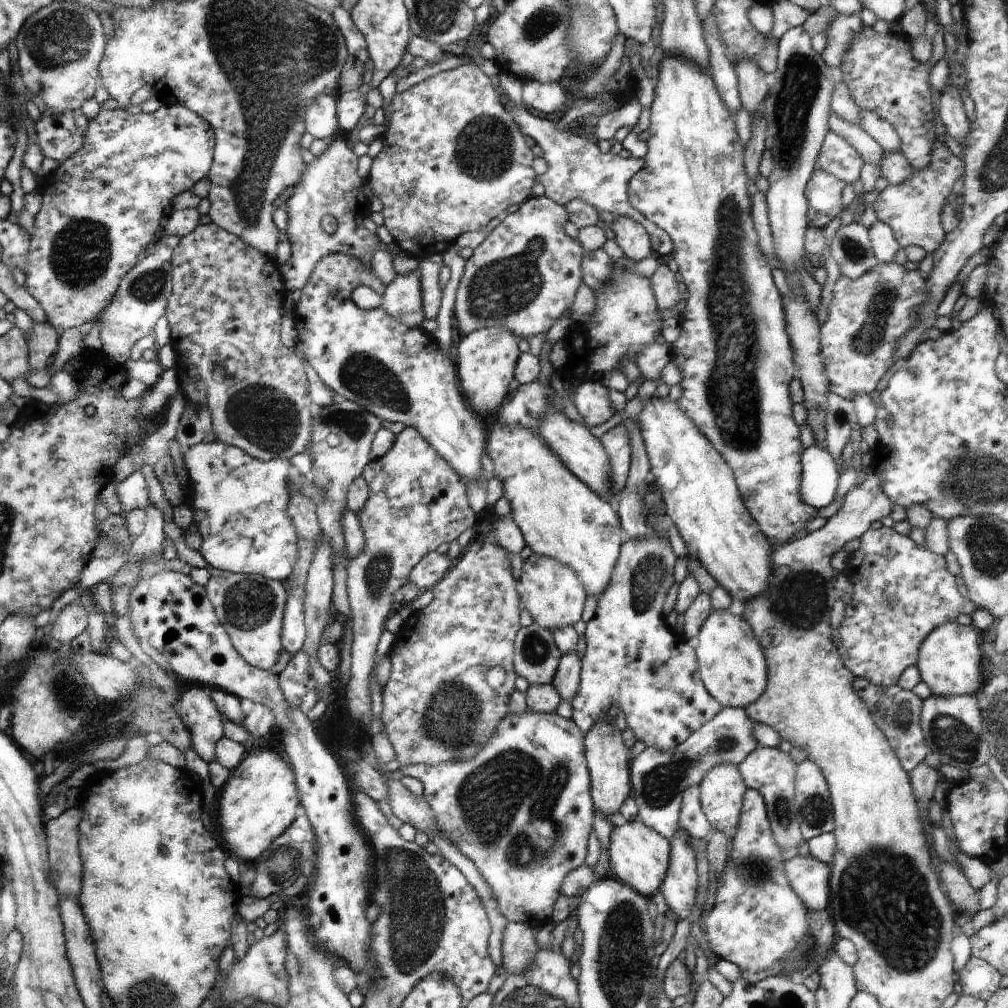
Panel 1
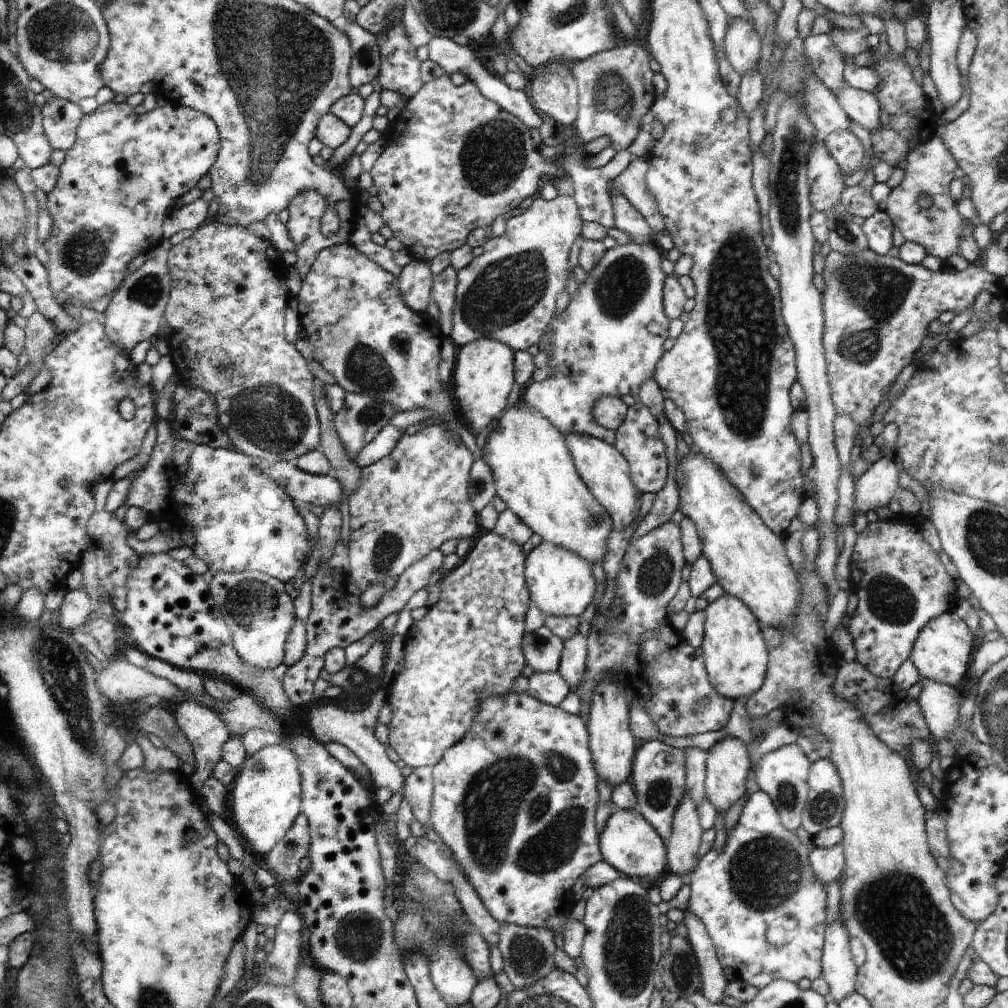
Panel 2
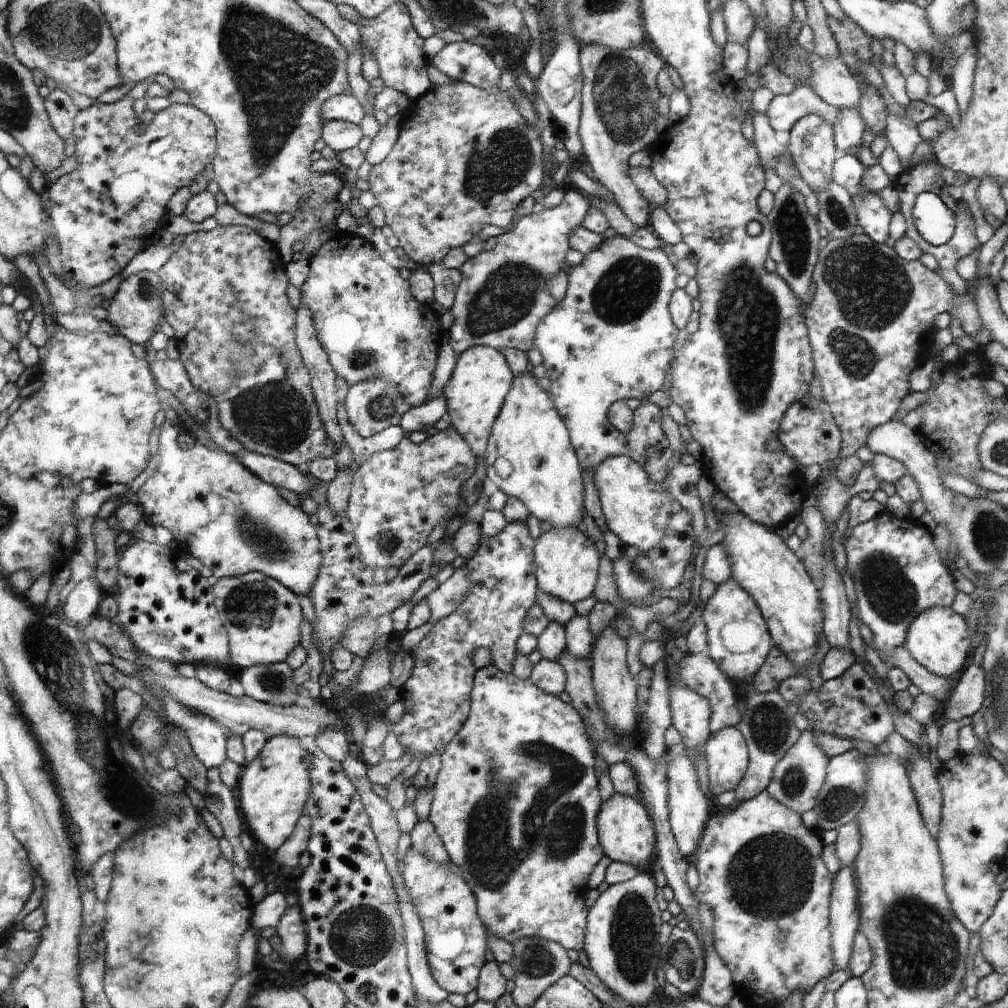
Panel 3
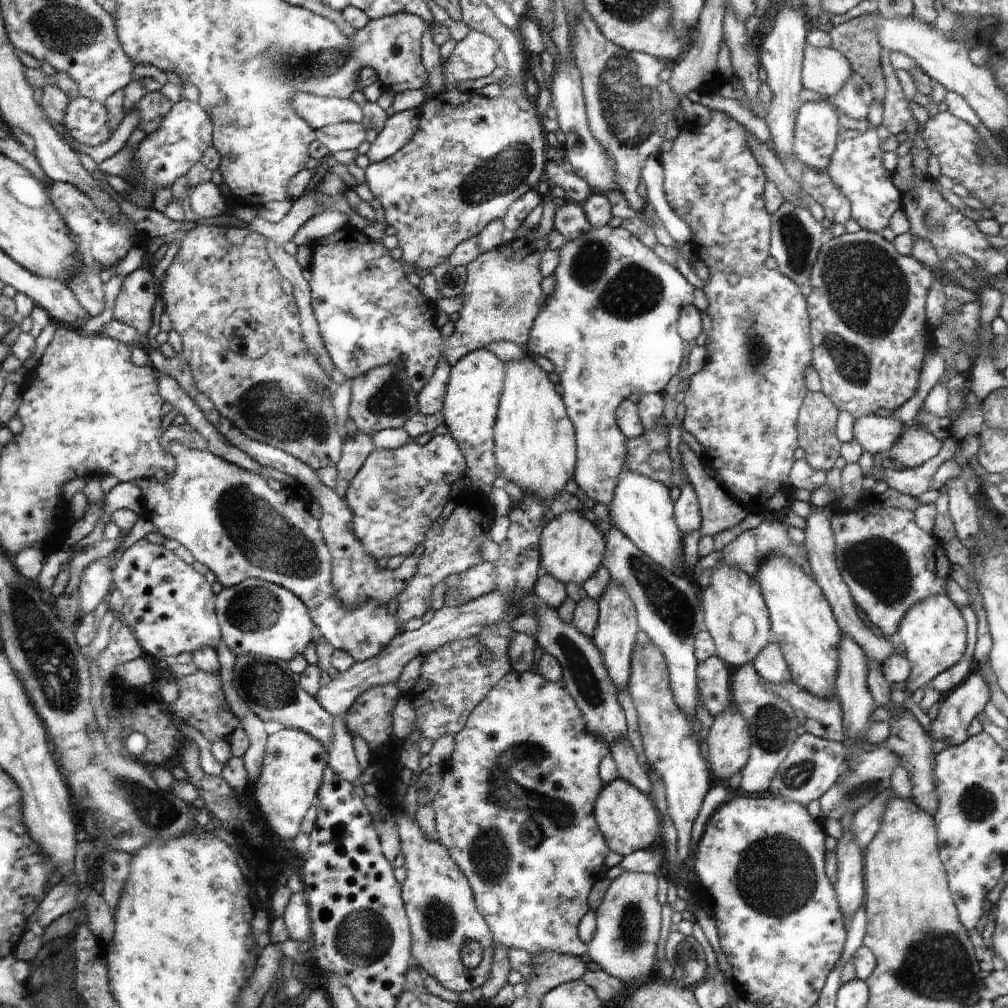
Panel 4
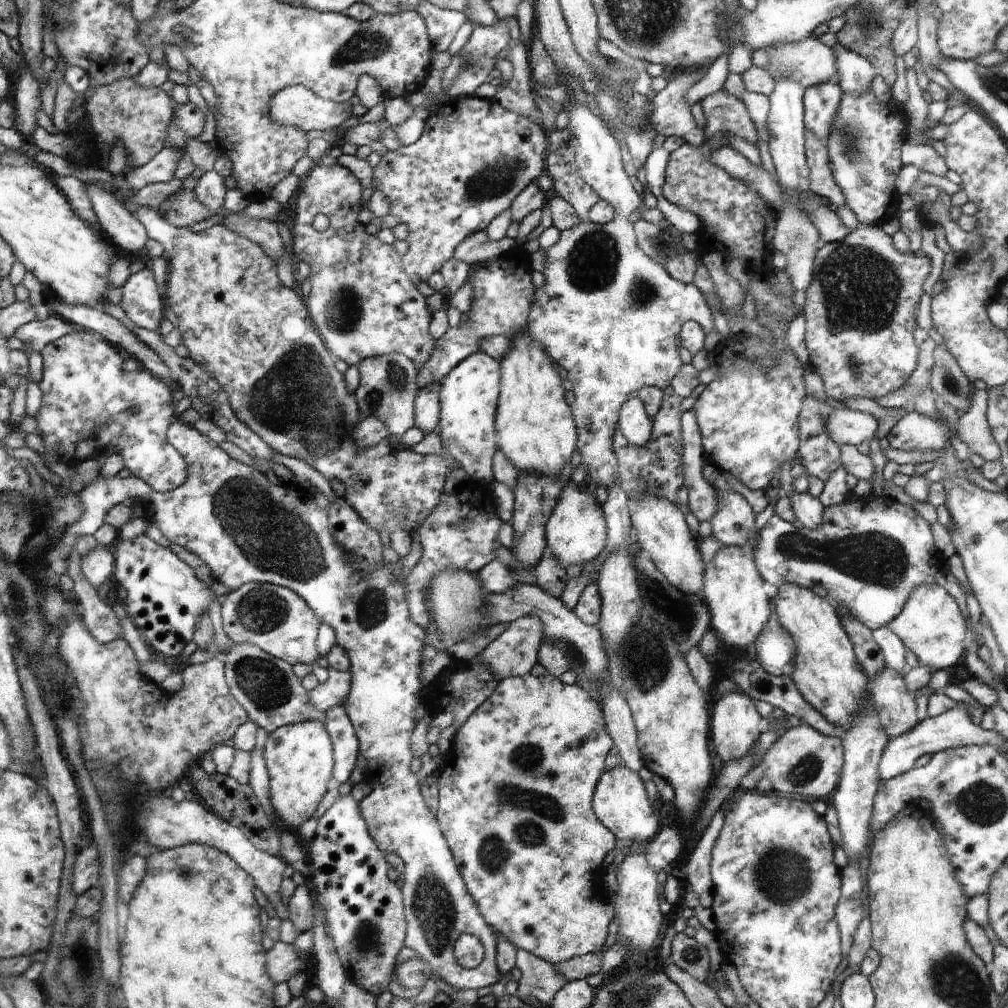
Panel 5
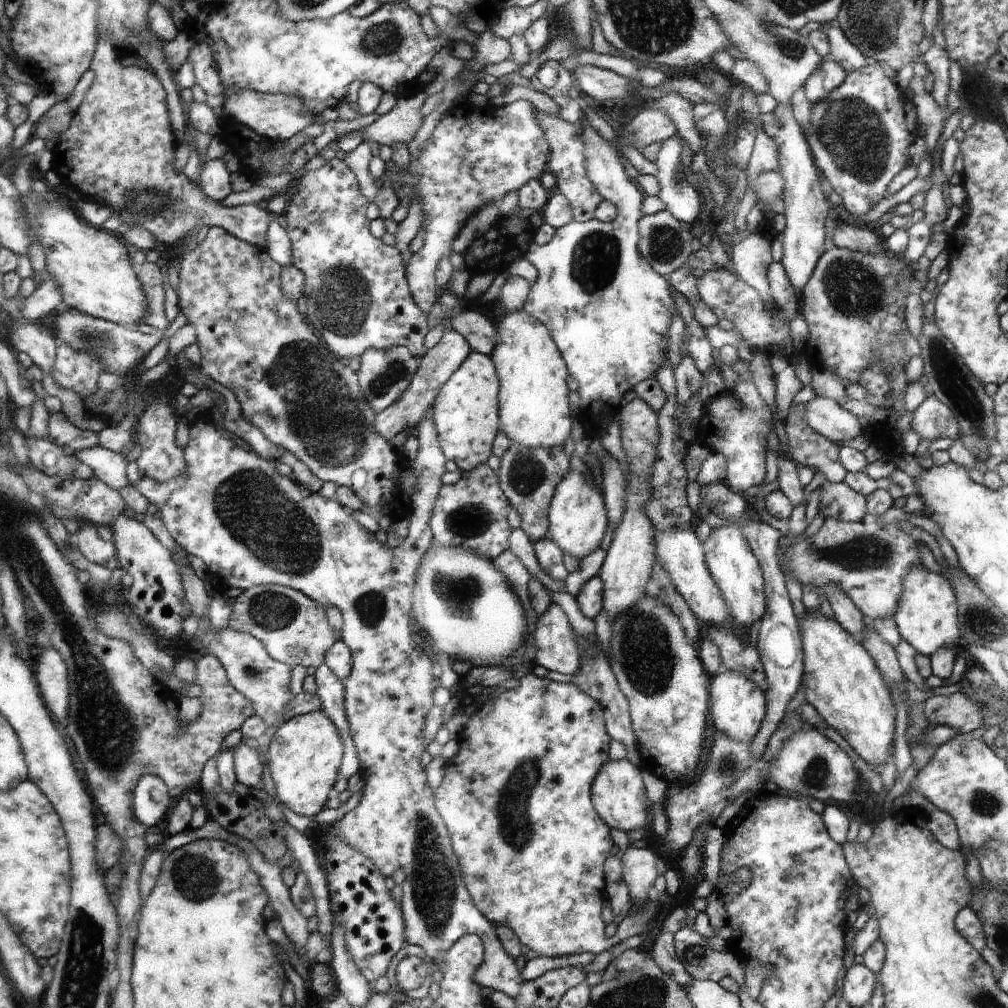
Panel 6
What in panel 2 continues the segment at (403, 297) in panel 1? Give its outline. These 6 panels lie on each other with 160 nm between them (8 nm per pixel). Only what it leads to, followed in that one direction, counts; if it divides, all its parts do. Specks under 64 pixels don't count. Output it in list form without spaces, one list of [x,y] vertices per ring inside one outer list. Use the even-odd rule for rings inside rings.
[[[412,259],[400,272],[399,289],[405,303],[413,311],[427,310],[431,301],[432,285],[433,274],[426,261]]]

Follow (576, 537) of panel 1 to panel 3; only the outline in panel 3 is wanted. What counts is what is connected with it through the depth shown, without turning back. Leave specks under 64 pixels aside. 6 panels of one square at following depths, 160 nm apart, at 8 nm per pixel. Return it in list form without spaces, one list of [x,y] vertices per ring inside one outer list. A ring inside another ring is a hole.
[[[529,371],[514,379],[513,388],[506,395],[492,428],[485,462],[487,465],[486,481],[501,490],[490,496],[485,506],[488,510],[504,510],[508,497],[514,497],[524,503],[529,514],[542,521],[551,522],[552,527],[580,527],[584,524],[582,521],[582,500],[585,500],[582,498],[582,494],[585,494],[584,486],[582,486],[583,470],[580,470],[581,463],[576,458],[576,449],[570,440],[569,427],[558,412],[558,408],[555,407],[553,398],[540,386],[536,386],[536,378]],[[500,456],[506,458],[512,465],[512,473],[508,478],[500,477],[494,469],[494,462]]]

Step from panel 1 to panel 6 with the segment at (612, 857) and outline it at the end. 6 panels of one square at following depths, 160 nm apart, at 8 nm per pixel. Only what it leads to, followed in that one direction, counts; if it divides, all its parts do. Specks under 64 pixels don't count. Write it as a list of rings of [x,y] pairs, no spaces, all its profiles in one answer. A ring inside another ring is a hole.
[[[631,758],[620,760],[608,759],[602,764],[602,772],[598,773],[598,780],[594,781],[594,804],[598,804],[598,812],[602,812],[602,820],[610,828],[617,828],[624,832],[643,829],[646,822],[646,792],[642,782],[642,771]]]

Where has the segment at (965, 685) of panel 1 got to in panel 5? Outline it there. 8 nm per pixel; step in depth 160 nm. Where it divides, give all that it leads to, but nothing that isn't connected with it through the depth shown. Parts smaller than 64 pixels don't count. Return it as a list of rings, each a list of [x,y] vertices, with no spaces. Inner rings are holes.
[[[920,583],[912,589],[908,595],[905,607],[894,620],[891,620],[887,627],[896,634],[901,643],[909,651],[914,652],[915,657],[921,662],[922,666],[930,666],[932,672],[942,669],[953,670],[958,664],[963,662],[965,656],[964,637],[968,624],[960,613],[960,608],[952,595],[937,583]]]

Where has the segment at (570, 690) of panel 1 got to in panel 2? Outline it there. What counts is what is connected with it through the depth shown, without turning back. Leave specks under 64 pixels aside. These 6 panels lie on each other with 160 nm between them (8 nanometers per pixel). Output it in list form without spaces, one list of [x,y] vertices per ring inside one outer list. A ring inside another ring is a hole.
[[[581,633],[571,636],[564,642],[564,654],[561,655],[559,673],[575,690],[585,674],[588,658],[587,638]]]

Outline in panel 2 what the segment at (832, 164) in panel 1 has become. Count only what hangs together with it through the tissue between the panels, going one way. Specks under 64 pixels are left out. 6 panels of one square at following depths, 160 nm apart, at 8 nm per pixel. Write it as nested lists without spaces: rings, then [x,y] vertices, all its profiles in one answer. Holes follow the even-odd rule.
[[[838,130],[824,137],[824,144],[842,173],[852,174],[861,165],[864,147],[852,131]]]

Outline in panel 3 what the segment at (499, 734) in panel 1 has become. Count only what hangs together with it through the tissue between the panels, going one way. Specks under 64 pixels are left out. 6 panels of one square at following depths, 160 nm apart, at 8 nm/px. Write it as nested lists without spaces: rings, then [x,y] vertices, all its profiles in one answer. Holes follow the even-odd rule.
[[[489,665],[478,669],[472,690],[472,710],[468,721],[454,735],[441,754],[441,769],[433,787],[433,802],[429,812],[430,822],[435,826],[438,836],[450,857],[452,866],[458,869],[464,880],[470,880],[470,888],[478,892],[477,913],[490,935],[510,944],[525,937],[540,937],[558,943],[566,950],[583,950],[585,947],[584,928],[586,924],[586,906],[584,898],[588,892],[588,876],[592,868],[602,860],[598,825],[596,822],[602,806],[600,784],[598,784],[598,751],[594,748],[593,736],[586,728],[585,717],[573,707],[572,703],[562,701],[558,695],[543,691],[529,678],[519,679],[513,673],[506,674],[497,666]]]

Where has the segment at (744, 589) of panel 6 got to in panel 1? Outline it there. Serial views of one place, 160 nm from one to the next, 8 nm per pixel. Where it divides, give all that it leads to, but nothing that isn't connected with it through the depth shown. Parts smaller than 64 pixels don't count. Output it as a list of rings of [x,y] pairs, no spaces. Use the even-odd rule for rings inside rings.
[[[728,609],[711,611],[694,642],[699,673],[706,690],[725,707],[746,708],[766,690],[766,657],[752,627]]]

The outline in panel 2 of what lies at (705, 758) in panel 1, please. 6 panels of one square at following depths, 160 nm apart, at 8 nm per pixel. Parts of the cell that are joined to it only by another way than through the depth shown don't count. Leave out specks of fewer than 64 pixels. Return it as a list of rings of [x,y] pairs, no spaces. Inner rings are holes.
[[[644,741],[642,748],[636,752],[634,770],[630,776],[637,796],[636,809],[657,829],[665,842],[671,835],[674,811],[686,793],[686,759],[684,749],[671,747],[663,741]]]

